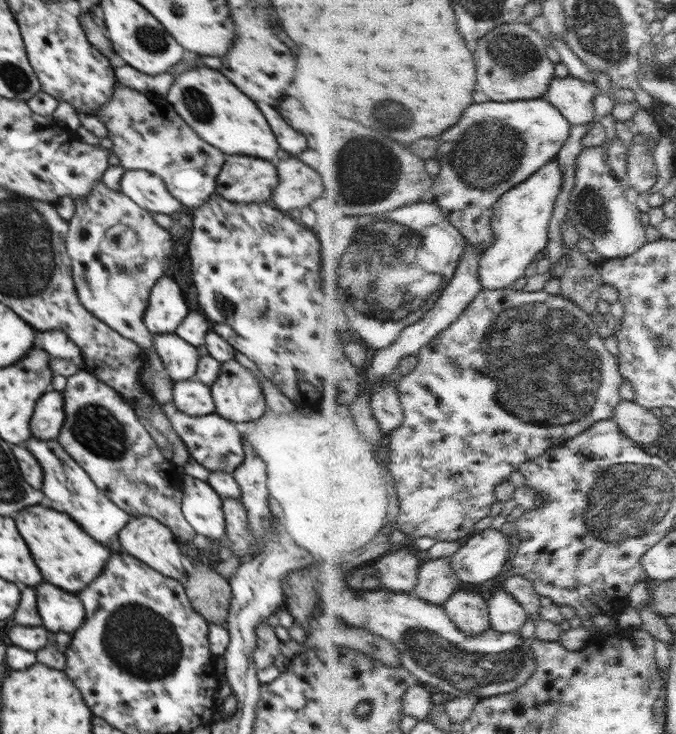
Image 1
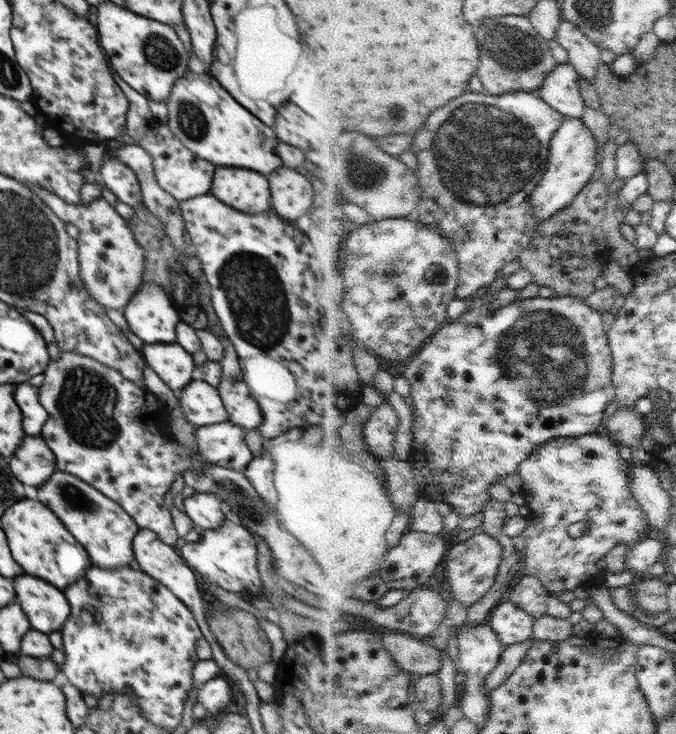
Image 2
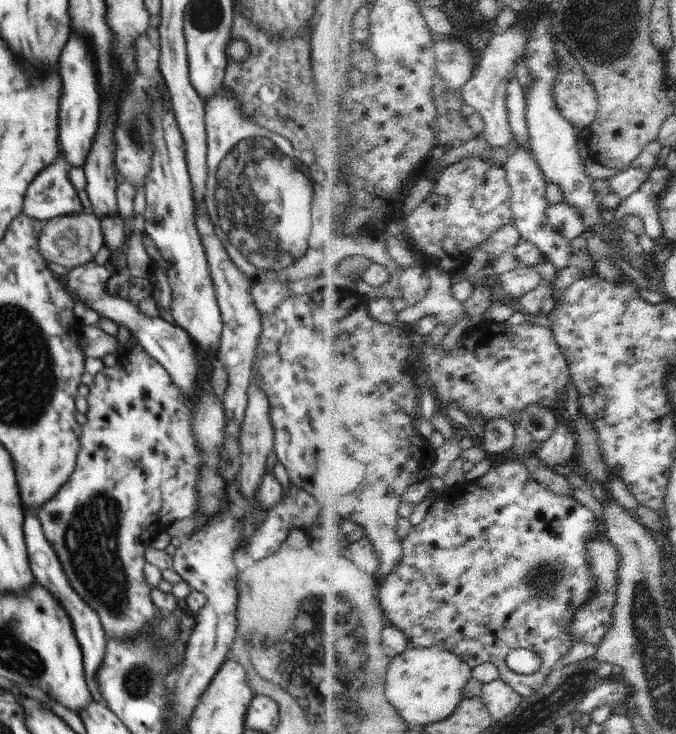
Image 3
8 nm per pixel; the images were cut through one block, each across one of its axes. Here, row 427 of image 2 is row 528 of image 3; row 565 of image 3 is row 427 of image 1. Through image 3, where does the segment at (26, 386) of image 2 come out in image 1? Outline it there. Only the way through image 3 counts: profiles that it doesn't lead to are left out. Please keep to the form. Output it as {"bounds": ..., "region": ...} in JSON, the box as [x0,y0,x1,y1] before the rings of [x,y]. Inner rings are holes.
{"bounds":[30,390,64,440],"region":[[[55,390],[44,392],[30,420],[32,436],[38,440],[55,440],[64,425],[64,417],[64,394]]]}

